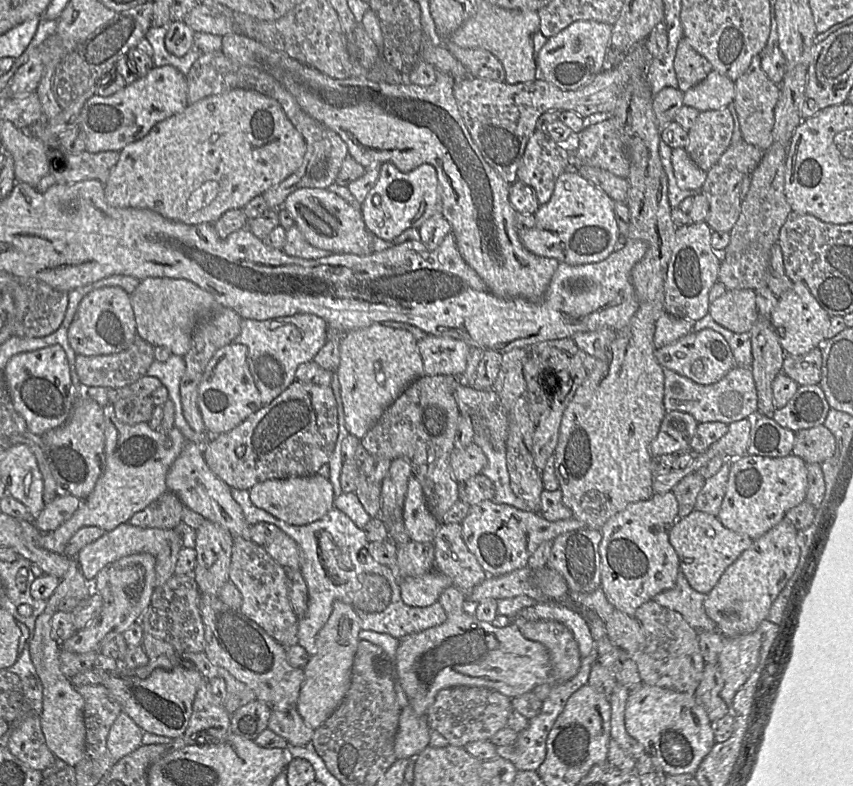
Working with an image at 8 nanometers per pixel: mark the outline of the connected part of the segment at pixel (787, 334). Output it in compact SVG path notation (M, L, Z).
M796 282L793 283L791 289L779 297L770 319L786 354L800 356L820 347L825 341L831 316L822 308L803 282Z

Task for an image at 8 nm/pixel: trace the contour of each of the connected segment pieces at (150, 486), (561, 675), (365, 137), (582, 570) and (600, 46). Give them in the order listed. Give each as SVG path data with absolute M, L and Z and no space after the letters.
M110 403L103 407L105 426L104 469L93 490L74 514L57 529L41 533L39 544L51 552L64 554L70 538L82 527L97 526L112 531L167 492L166 475L187 440L176 427L164 432L151 429L148 422L128 425L114 415Z
M527 620L521 632L526 639L543 644L550 656L551 682L533 689L542 702L555 685L572 679L578 673L581 666L579 646L568 627L553 620Z
M238 33L222 36L221 51L233 63L256 68L275 78L307 115L336 132L347 145L348 155L365 168L391 162L400 172L406 173L421 164L432 165L438 179L439 213L450 223L464 261L500 297L539 300L544 296L560 262L554 258L534 255L523 246L514 224L517 211L509 201L510 184L485 161L473 141L454 97L456 81L451 74L437 72L436 82L431 86L374 82L365 76L334 79L301 64L284 52Z
M581 529L565 532L555 539L546 566L559 572L566 580L570 593L588 593L600 587L601 558L599 545L602 540L601 529Z
M579 20L547 38L536 54L540 78L566 91L577 90L586 85L606 68L611 28L609 24Z

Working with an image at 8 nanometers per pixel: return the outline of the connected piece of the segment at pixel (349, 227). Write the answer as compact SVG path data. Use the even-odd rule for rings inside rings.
M298 189L286 198L281 208L289 212L305 240L316 248L333 254L364 256L373 253L372 234L366 229L360 211L328 189Z

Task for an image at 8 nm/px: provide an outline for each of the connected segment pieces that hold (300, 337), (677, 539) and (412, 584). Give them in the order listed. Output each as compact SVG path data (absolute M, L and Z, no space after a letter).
M295 314L263 321L242 318L241 331L233 342L247 346L249 370L260 392L262 405L268 405L296 381L298 367L312 361L328 339L328 325L323 318Z
M694 510L684 518L677 519L670 530L669 542L678 554L680 571L691 587L700 593L708 594L724 571L751 547L754 540L726 528L716 516Z
M429 571L418 577L401 580L401 598L412 607L427 607L436 602L441 593L453 586L452 579L438 571Z

